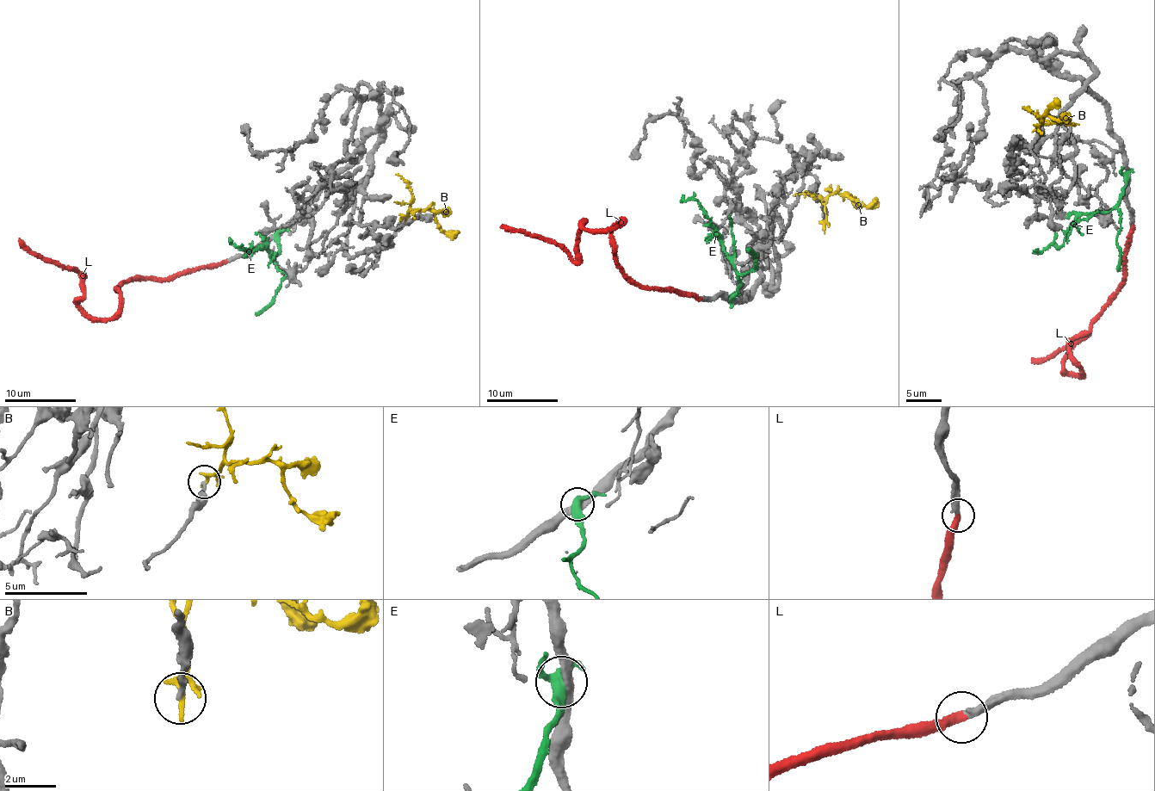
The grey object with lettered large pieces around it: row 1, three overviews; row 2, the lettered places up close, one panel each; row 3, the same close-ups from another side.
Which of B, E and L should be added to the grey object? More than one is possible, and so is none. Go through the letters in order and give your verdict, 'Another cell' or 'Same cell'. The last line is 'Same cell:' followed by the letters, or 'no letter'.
B: Another cell
E: Another cell
L: Same cell
Same cell: L

